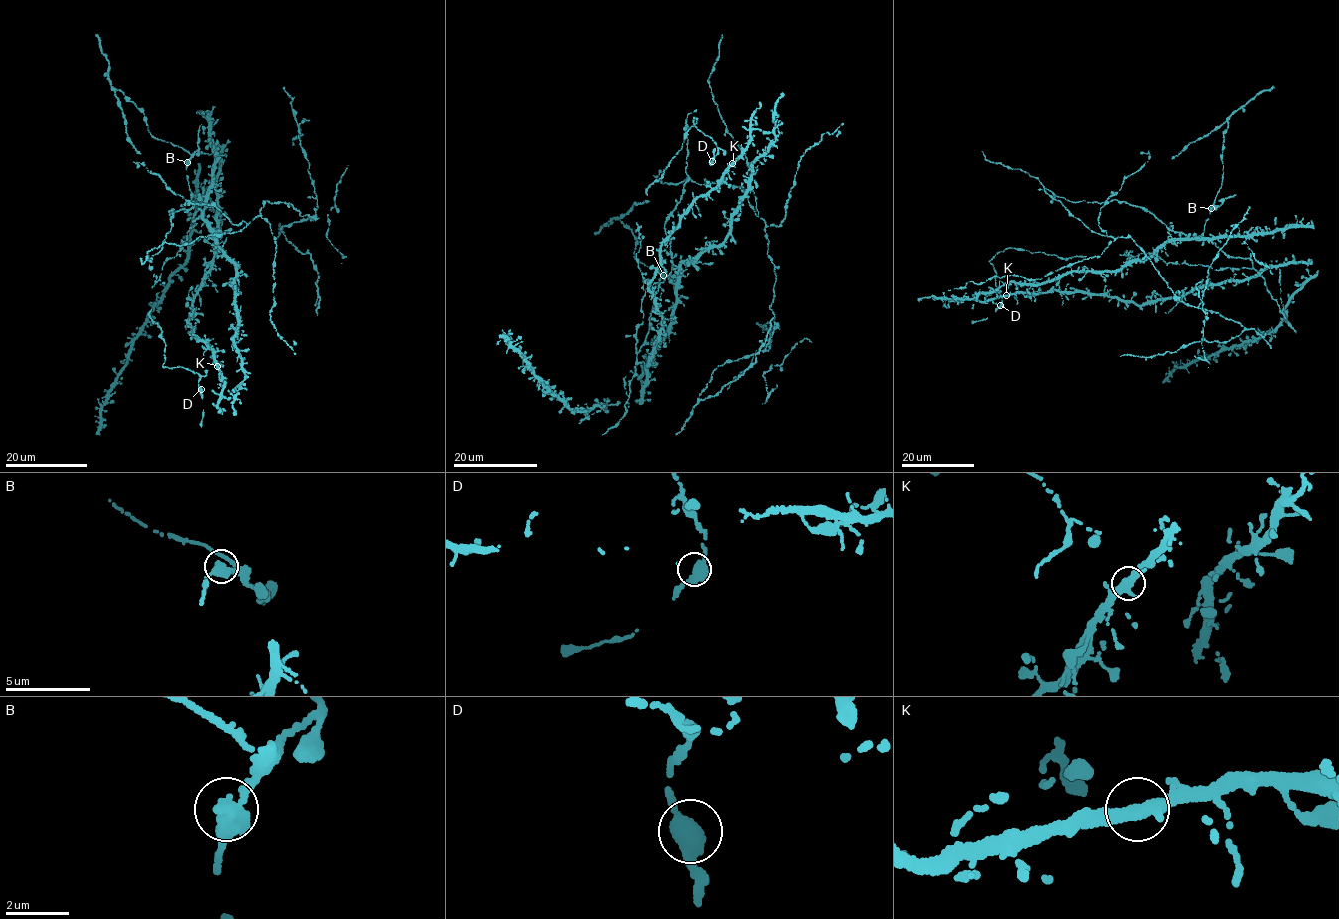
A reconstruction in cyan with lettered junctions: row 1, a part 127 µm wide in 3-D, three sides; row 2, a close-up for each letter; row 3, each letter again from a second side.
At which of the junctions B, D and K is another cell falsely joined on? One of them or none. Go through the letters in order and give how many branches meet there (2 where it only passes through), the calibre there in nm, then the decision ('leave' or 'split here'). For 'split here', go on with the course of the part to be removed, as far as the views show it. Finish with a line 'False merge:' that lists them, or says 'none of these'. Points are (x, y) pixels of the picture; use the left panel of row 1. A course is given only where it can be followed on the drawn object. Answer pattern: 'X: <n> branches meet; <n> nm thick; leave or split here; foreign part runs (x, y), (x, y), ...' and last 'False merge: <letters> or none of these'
B: 2 branches meet; 440 nm thick; split here; foreign part runs (187, 162), (188, 152), (155, 138), (149, 132), (144, 114), (118, 89), (115, 94), (126, 132), (141, 154)
D: 2 branches meet; 440 nm thick; leave
K: 2 branches meet; 420 nm thick; leave
False merge: B

